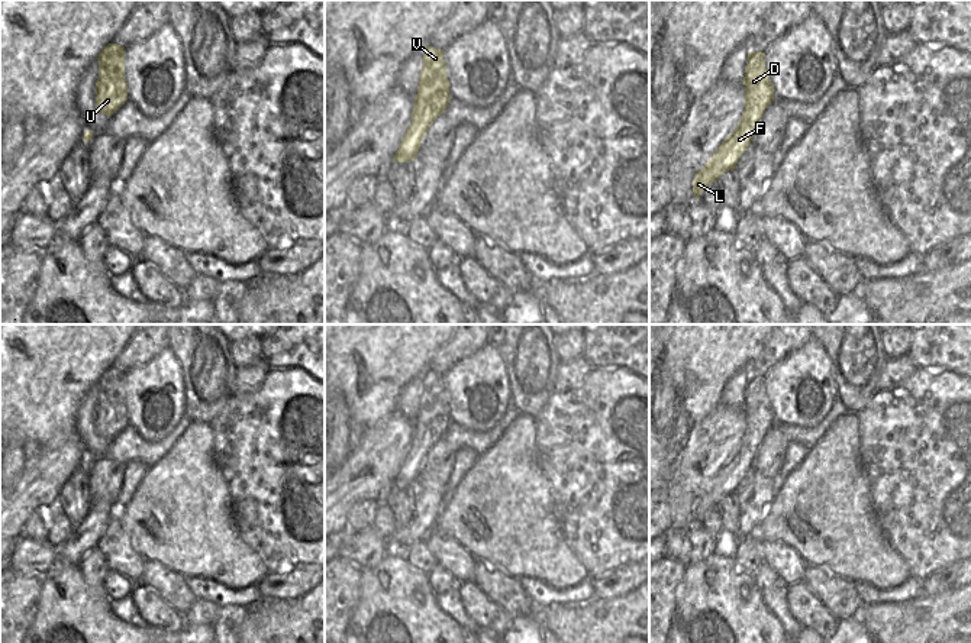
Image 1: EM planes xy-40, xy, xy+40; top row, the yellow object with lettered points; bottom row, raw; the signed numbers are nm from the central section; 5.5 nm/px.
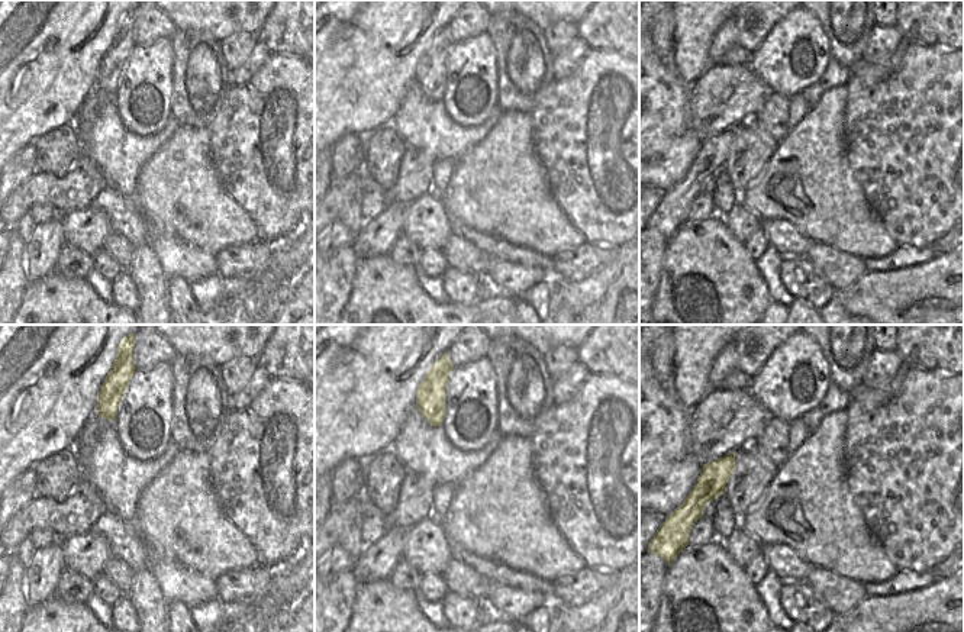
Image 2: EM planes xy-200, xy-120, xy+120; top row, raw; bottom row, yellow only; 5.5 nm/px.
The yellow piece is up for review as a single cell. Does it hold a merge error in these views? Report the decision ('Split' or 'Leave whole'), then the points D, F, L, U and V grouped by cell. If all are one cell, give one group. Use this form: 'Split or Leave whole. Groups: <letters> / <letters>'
Leave whole. Groups: D F L U V

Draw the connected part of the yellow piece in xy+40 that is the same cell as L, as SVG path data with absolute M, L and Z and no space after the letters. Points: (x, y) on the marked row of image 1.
M748 52L742 84L745 85L742 117L704 167L696 171L693 193L697 200L712 182L716 182L726 171L735 169L739 158L751 145L765 109L774 101L774 85L765 68L765 52Z

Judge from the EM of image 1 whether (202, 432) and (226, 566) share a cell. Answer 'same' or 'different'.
same

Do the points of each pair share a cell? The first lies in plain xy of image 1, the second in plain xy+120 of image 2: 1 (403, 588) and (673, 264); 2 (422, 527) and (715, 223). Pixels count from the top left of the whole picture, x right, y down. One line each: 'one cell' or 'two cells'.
1: one cell
2: two cells

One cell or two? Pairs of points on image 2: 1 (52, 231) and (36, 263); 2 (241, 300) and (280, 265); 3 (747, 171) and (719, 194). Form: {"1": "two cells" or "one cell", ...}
{"1": "one cell", "2": "two cells", "3": "two cells"}

